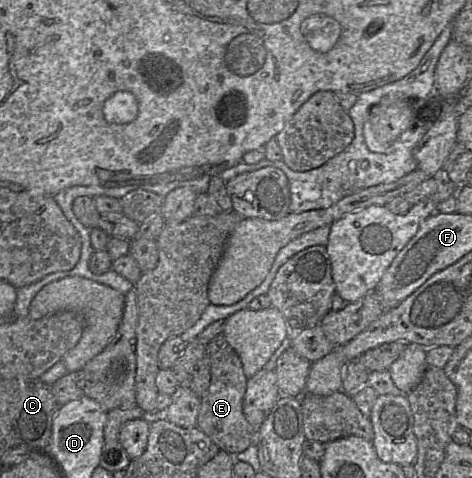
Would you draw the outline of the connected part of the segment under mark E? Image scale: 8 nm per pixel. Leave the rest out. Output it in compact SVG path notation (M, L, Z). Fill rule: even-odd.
M224 334L216 336L208 345L210 358L210 386L201 398L196 427L199 428L221 451L237 455L255 443L255 430L243 413L243 401L248 378L244 374L239 356L229 345Z

